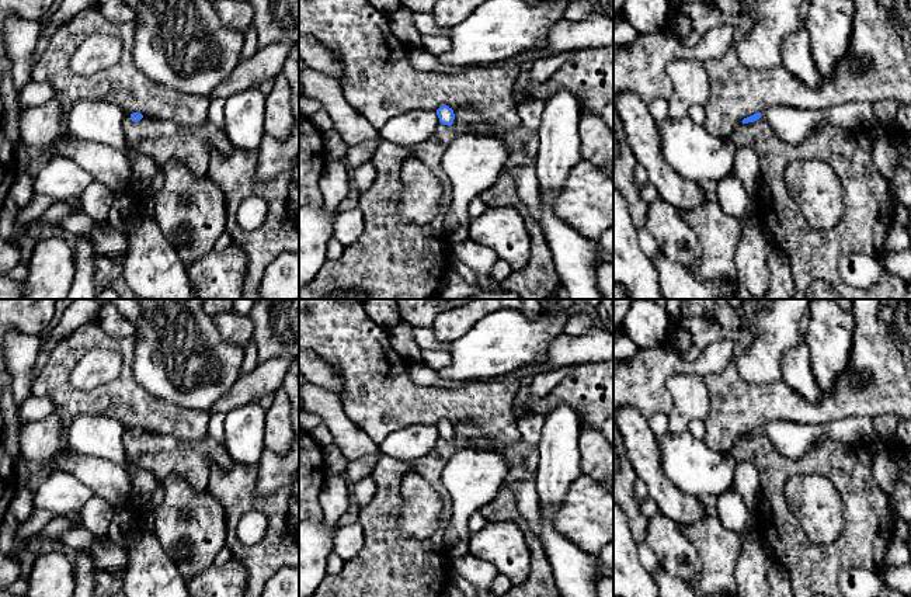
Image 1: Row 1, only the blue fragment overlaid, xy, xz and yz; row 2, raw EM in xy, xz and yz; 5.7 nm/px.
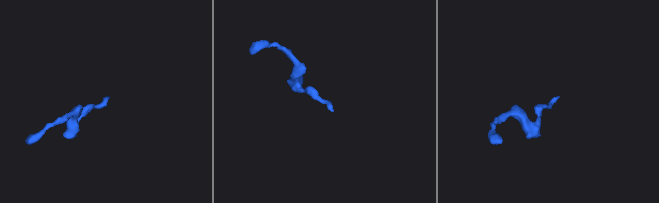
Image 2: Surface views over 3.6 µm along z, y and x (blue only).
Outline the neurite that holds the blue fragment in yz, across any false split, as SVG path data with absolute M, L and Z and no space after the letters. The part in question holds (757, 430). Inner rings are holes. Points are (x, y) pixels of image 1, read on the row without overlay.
M846 417L820 426L807 426L792 421L768 421L761 427L744 433L748 438L765 434L776 451L790 459L802 458L814 444L824 441L845 442L860 448L870 447L875 438L872 417Z

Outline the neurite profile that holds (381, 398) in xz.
M299 299L299 351L303 350L314 351L341 376L347 391L344 413L375 441L407 426L437 427L442 420L453 426L474 423L493 450L521 440L512 412L521 379L479 381L459 389L414 383L408 372L410 361L392 348L389 330L368 317L364 299Z

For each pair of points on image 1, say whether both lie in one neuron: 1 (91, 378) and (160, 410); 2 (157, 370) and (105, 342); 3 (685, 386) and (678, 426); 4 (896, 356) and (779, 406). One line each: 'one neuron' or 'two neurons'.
1: two neurons
2: two neurons
3: one neuron
4: one neuron

